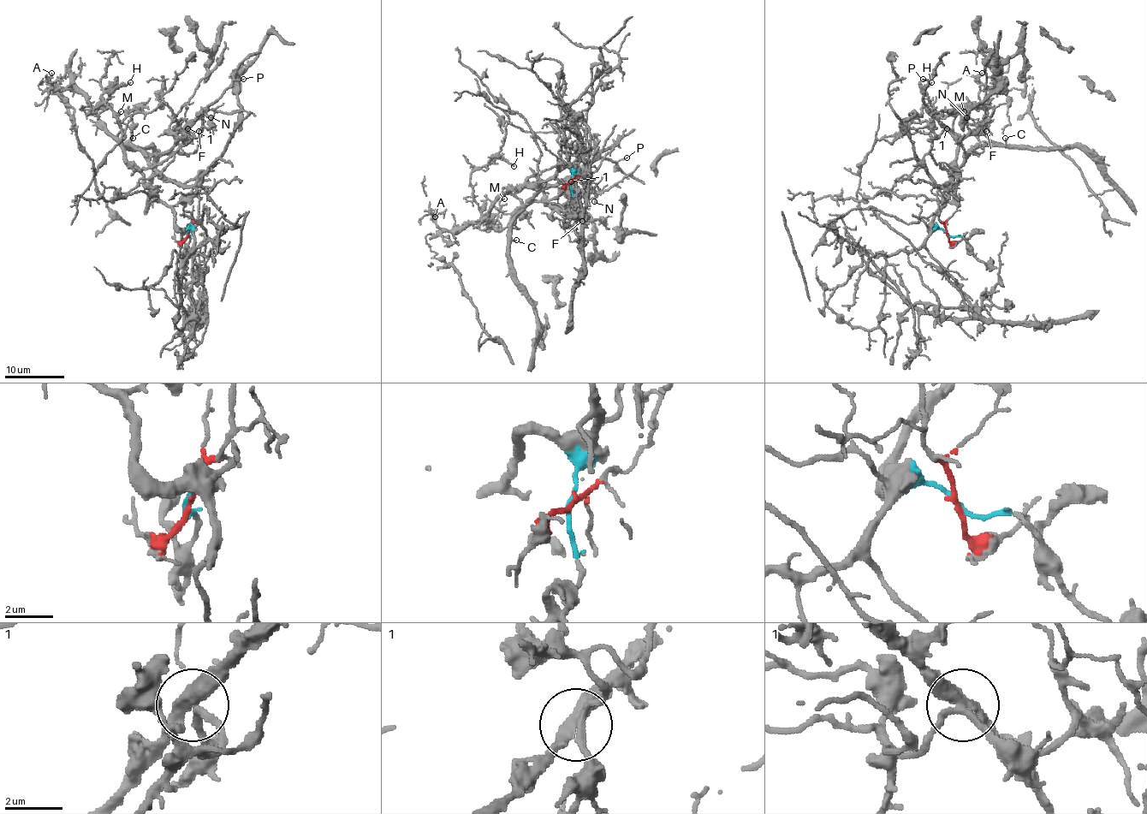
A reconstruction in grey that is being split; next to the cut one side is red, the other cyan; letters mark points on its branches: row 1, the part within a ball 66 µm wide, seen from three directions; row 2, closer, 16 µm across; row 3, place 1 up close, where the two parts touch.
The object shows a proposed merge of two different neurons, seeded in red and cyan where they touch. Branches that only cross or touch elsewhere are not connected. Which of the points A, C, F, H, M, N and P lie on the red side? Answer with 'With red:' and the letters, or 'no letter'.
With red: C, M, N, P

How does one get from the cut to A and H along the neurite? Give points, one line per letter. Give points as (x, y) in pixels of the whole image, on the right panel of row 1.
A: (947, 234), (929, 225), (947, 199), (957, 145), (985, 118), (986, 100), (995, 90), (976, 78), (982, 72)
H: (947, 234), (929, 225), (947, 199), (957, 145), (985, 110), (939, 115), (923, 92), (931, 82)

